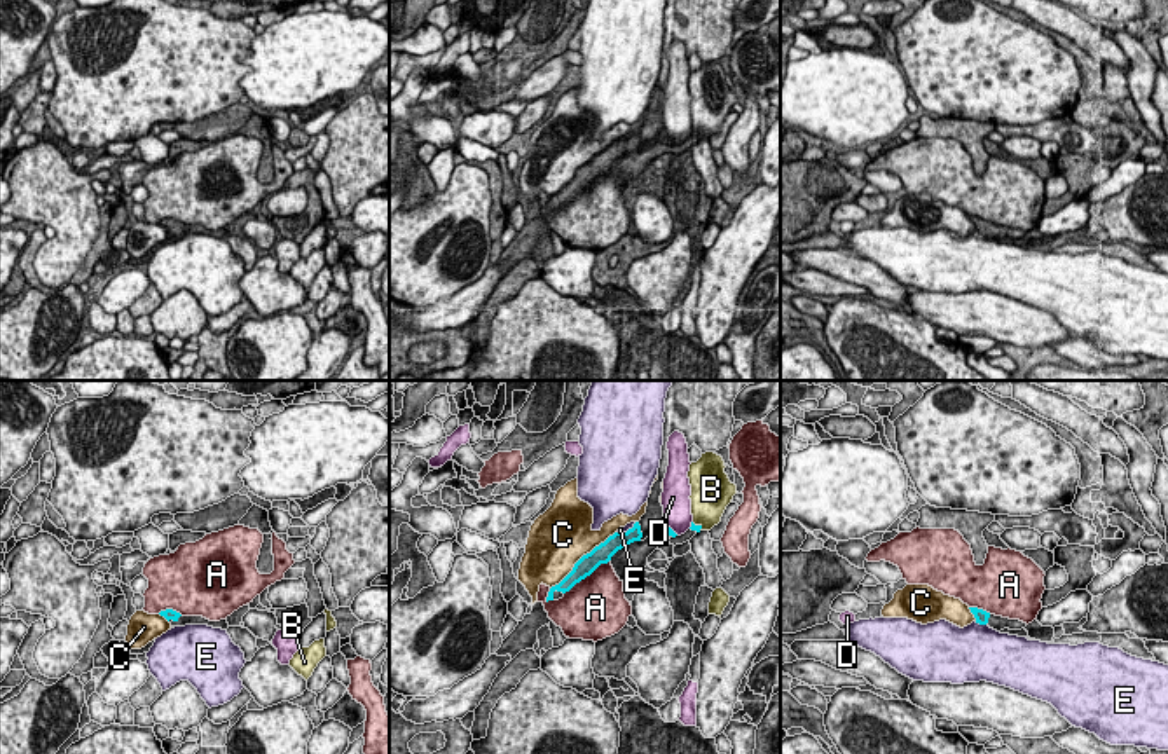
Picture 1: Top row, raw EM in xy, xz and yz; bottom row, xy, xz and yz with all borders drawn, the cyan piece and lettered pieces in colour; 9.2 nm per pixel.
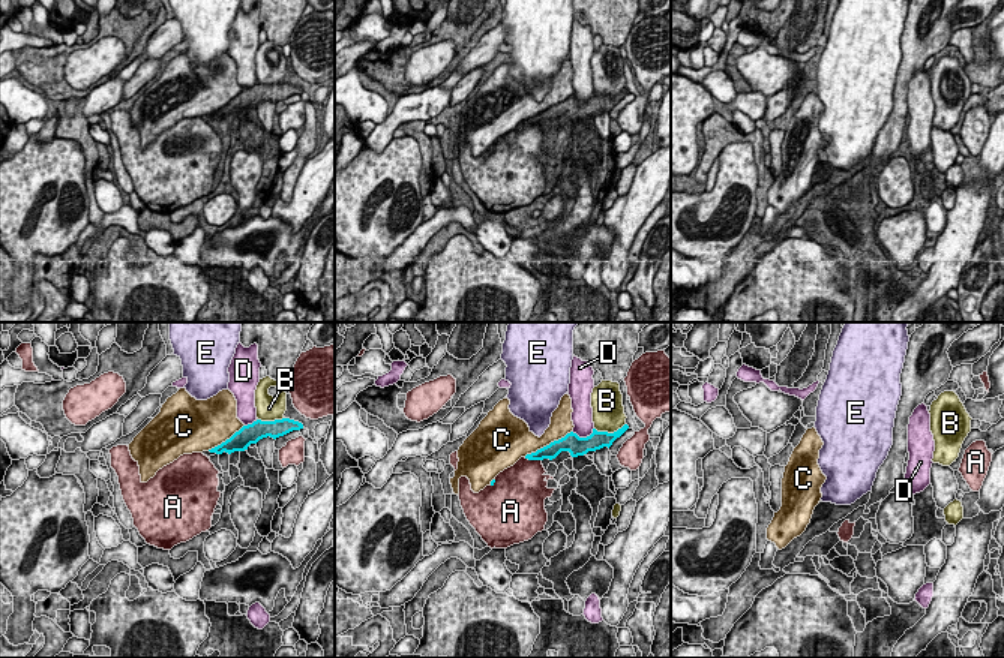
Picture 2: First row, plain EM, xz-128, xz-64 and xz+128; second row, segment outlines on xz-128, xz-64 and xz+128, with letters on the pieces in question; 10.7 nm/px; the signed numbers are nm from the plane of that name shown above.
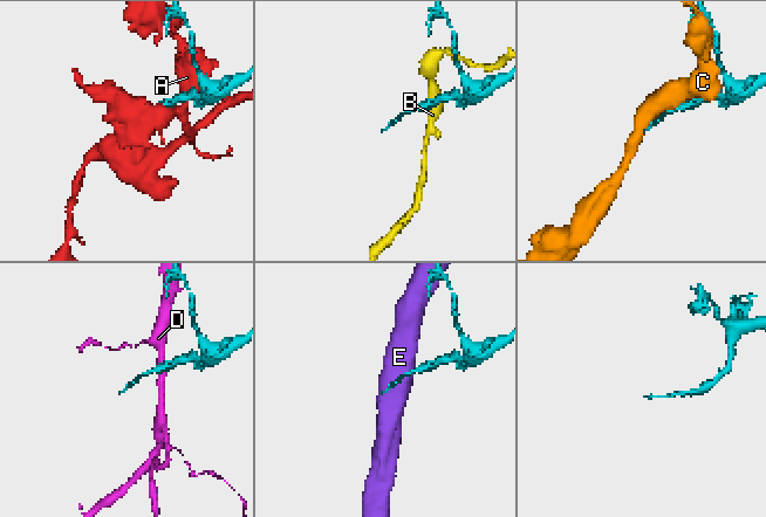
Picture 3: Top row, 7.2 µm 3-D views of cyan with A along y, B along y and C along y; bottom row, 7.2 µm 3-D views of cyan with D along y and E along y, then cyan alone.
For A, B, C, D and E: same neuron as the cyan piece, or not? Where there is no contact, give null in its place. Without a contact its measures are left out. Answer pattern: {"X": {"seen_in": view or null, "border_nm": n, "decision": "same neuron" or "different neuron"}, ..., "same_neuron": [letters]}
{"A": {"seen_in": "xz", "border_nm": 550, "decision": "different neuron"}, "B": {"seen_in": "xz", "border_nm": 120, "decision": "different neuron"}, "C": {"seen_in": "xz", "border_nm": 800, "decision": "different neuron"}, "D": {"seen_in": "xz", "border_nm": 220, "decision": "different neuron"}, "E": {"seen_in": "yz", "border_nm": 120, "decision": "different neuron"}, "same_neuron": []}

